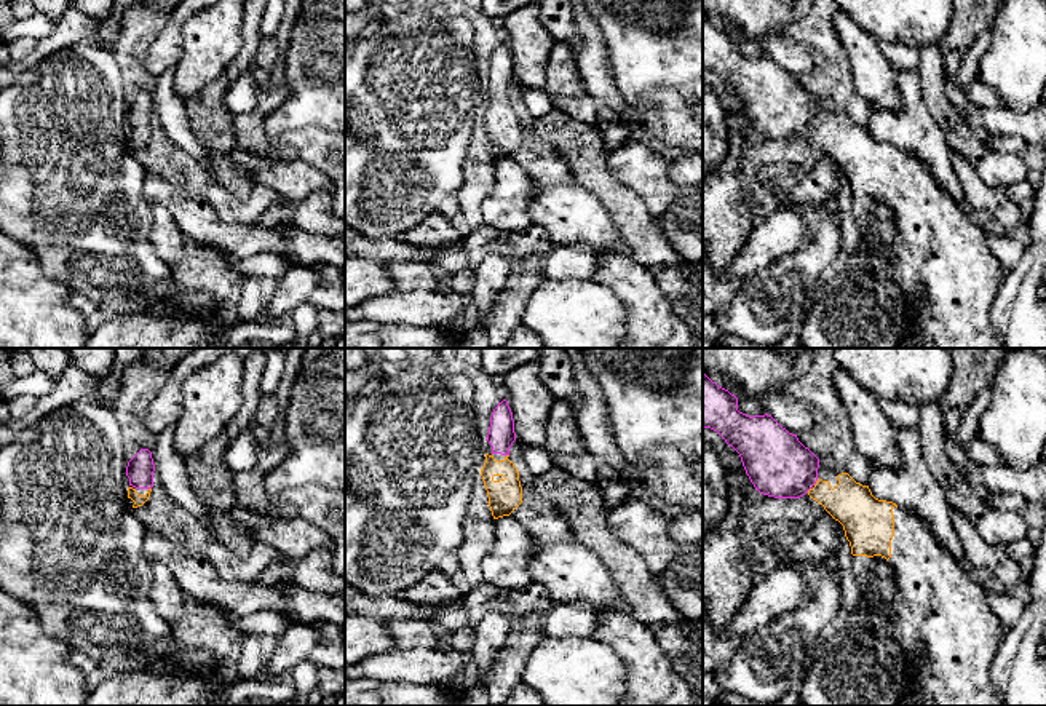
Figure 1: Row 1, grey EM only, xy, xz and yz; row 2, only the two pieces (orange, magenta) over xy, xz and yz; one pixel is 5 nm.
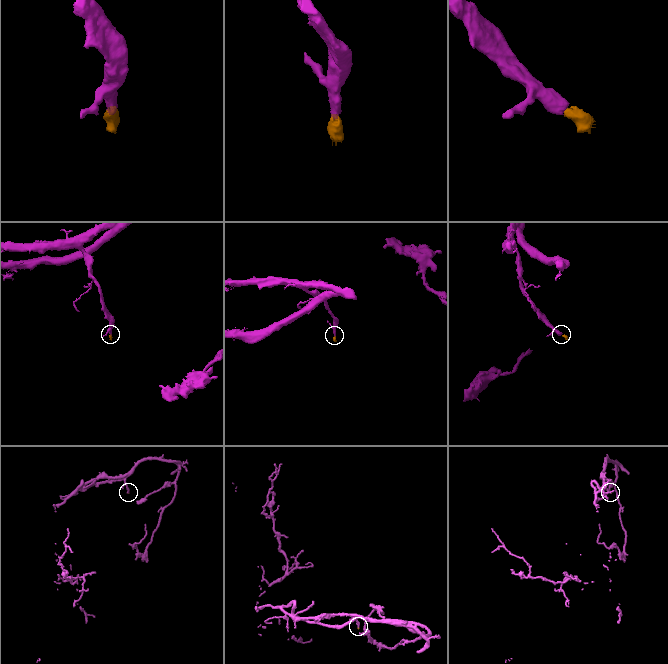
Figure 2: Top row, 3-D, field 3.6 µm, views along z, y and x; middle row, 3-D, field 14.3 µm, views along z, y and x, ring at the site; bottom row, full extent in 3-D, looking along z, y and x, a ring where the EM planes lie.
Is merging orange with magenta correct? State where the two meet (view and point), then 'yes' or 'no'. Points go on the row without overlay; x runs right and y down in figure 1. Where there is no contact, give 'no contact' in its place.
meets orange in yz at (816, 125); yes

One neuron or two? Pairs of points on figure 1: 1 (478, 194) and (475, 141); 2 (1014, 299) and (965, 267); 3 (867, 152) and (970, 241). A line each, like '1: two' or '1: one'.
1: one
2: two
3: one

